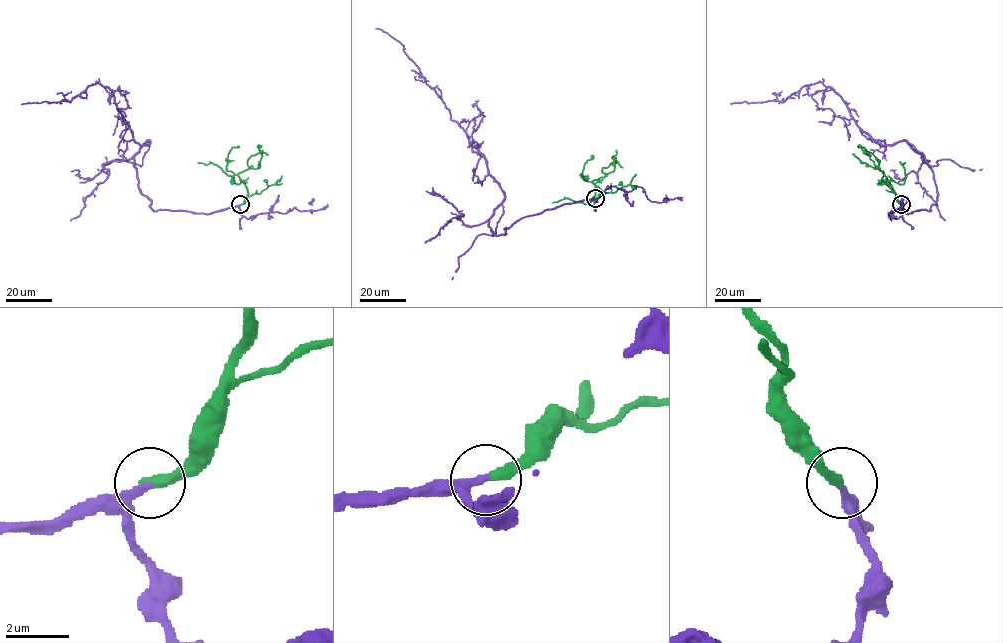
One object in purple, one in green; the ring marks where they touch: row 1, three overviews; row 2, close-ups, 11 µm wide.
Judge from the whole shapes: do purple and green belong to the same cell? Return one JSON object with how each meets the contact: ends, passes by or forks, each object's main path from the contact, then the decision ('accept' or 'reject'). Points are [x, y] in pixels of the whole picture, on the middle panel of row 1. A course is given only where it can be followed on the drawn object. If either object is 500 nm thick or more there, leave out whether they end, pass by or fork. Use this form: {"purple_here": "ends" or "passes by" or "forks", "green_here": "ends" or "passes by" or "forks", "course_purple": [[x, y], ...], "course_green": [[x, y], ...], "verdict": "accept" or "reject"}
{"purple_here": "ends", "green_here": "ends", "course_purple": [[595, 198], [523, 217], [494, 234], [488, 220], [504, 191], [487, 160], [403, 46], [376, 28]], "course_green": [[595, 198], [602, 193], [597, 186], [595, 194], [586, 203], [566, 198], [552, 202]], "verdict": "accept"}

